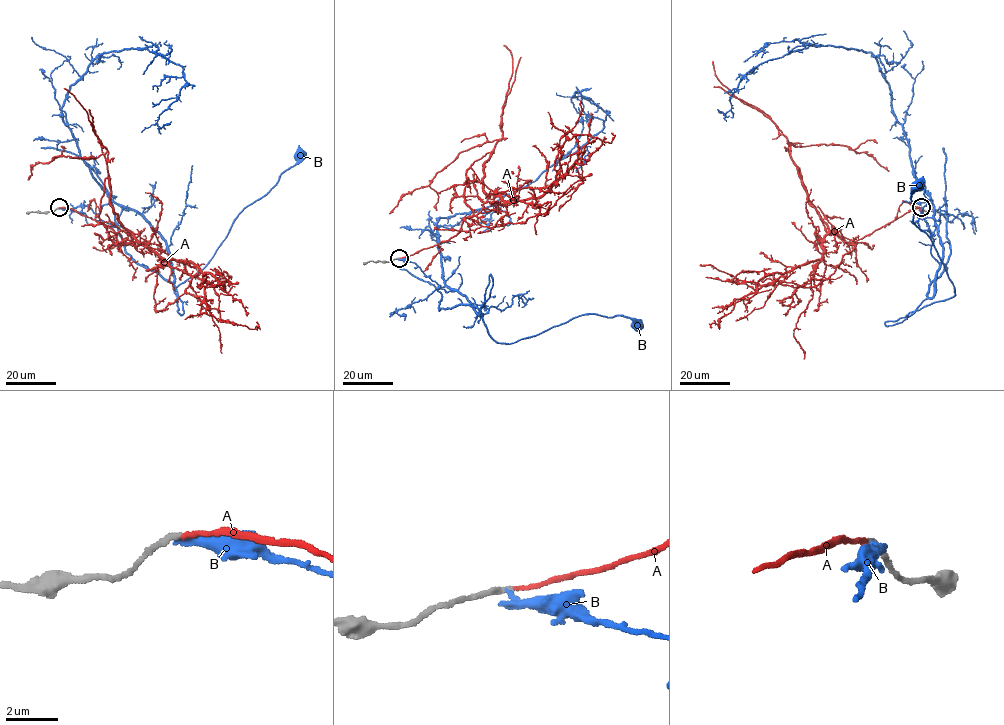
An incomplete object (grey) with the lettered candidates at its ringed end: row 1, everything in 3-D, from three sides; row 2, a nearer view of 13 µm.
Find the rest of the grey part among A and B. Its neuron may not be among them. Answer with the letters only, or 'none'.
A

